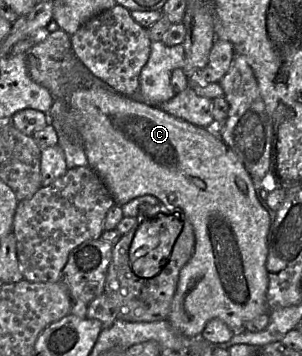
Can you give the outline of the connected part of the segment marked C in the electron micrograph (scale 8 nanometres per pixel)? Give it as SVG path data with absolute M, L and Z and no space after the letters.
M61 29L46 32L25 53L26 64L30 77L38 84L47 88L56 99L66 99L68 106L79 113L79 131L81 143L88 160L88 166L92 168L103 180L116 204L123 204L142 195L152 195L158 198L166 207L181 212L192 224L195 234L195 250L191 259L181 269L177 289L171 304L171 311L167 321L187 337L202 336L206 324L212 319L220 319L225 322L233 332L245 330L245 324L256 317L269 313L267 304L268 272L266 261L268 255L268 235L271 229L271 220L267 210L257 198L256 184L246 170L237 154L228 147L219 136L211 131L198 127L190 122L177 118L161 110L157 106L122 95L102 80L89 73L89 69L78 59L72 49L71 36Z

